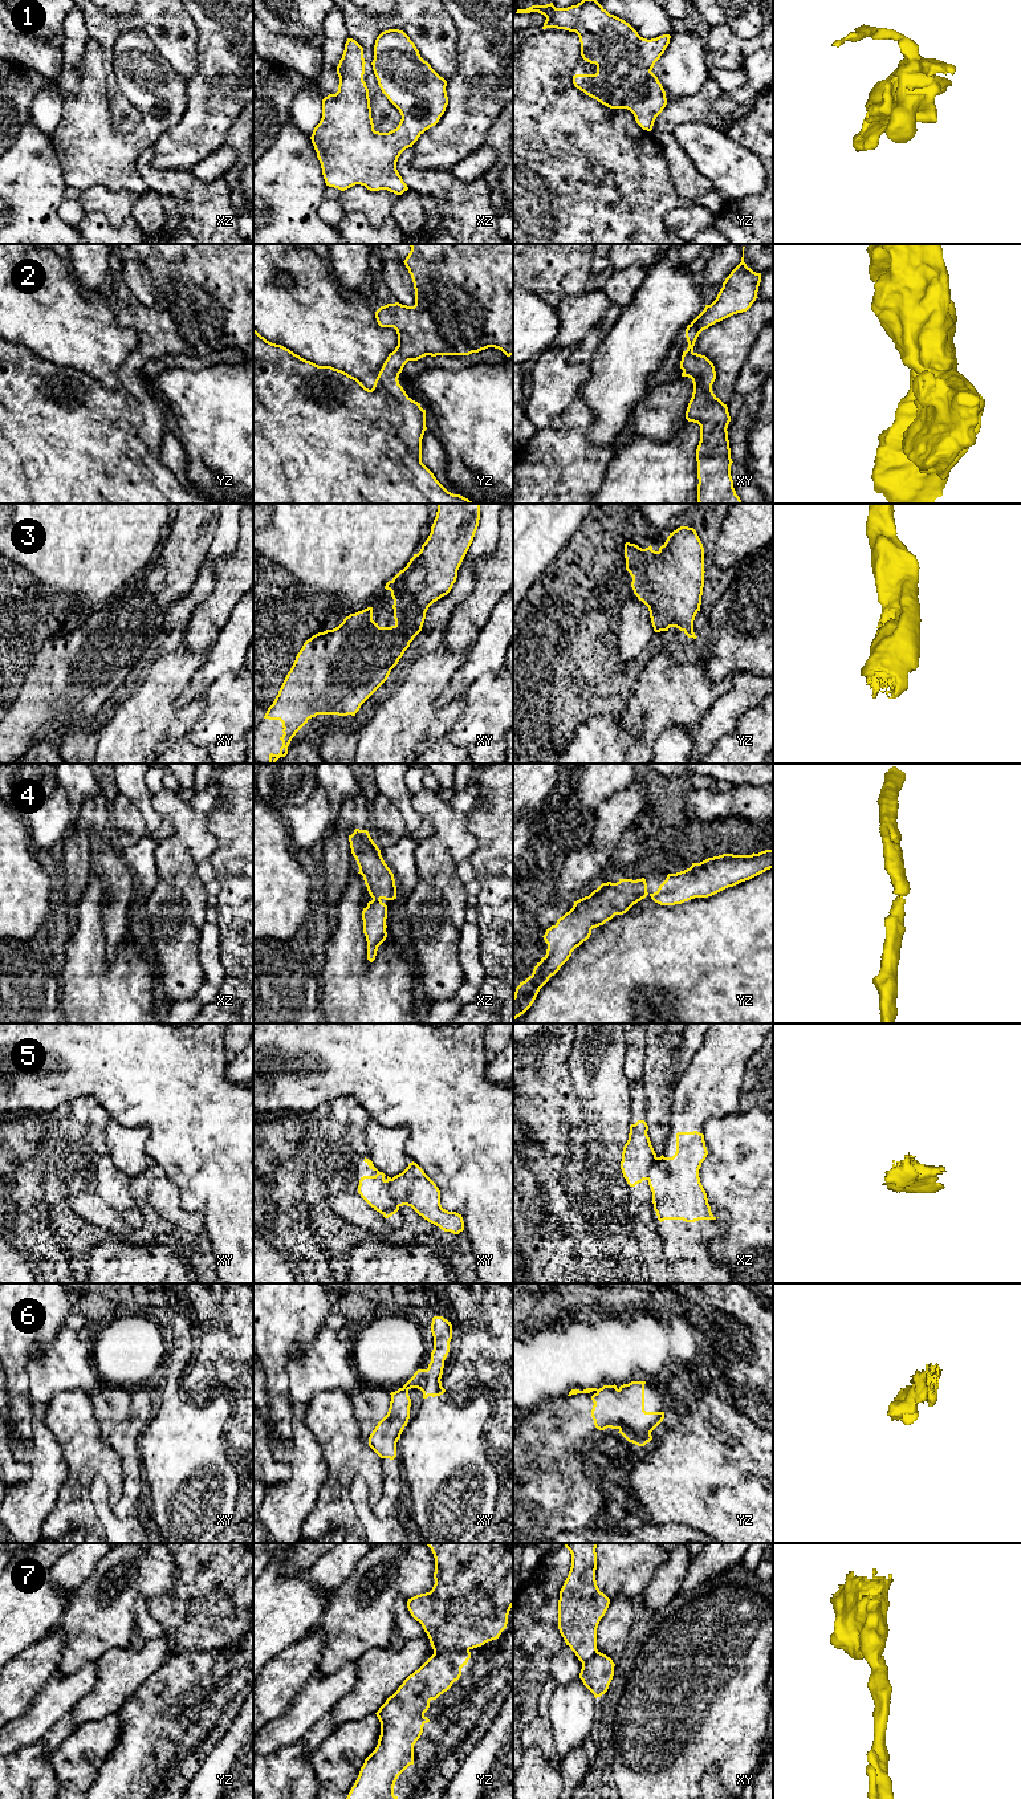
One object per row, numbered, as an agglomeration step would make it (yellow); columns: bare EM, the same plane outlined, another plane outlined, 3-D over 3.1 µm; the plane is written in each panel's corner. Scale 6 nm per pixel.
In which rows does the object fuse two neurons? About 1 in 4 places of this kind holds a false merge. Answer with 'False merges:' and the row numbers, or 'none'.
False merges: 5, 6, 7

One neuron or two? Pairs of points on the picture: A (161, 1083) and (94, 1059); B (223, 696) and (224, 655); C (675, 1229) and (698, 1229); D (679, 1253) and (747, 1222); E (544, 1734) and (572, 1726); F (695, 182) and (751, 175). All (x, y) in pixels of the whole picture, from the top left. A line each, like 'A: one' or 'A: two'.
A: one
B: two
C: one
D: two
E: two
F: two

